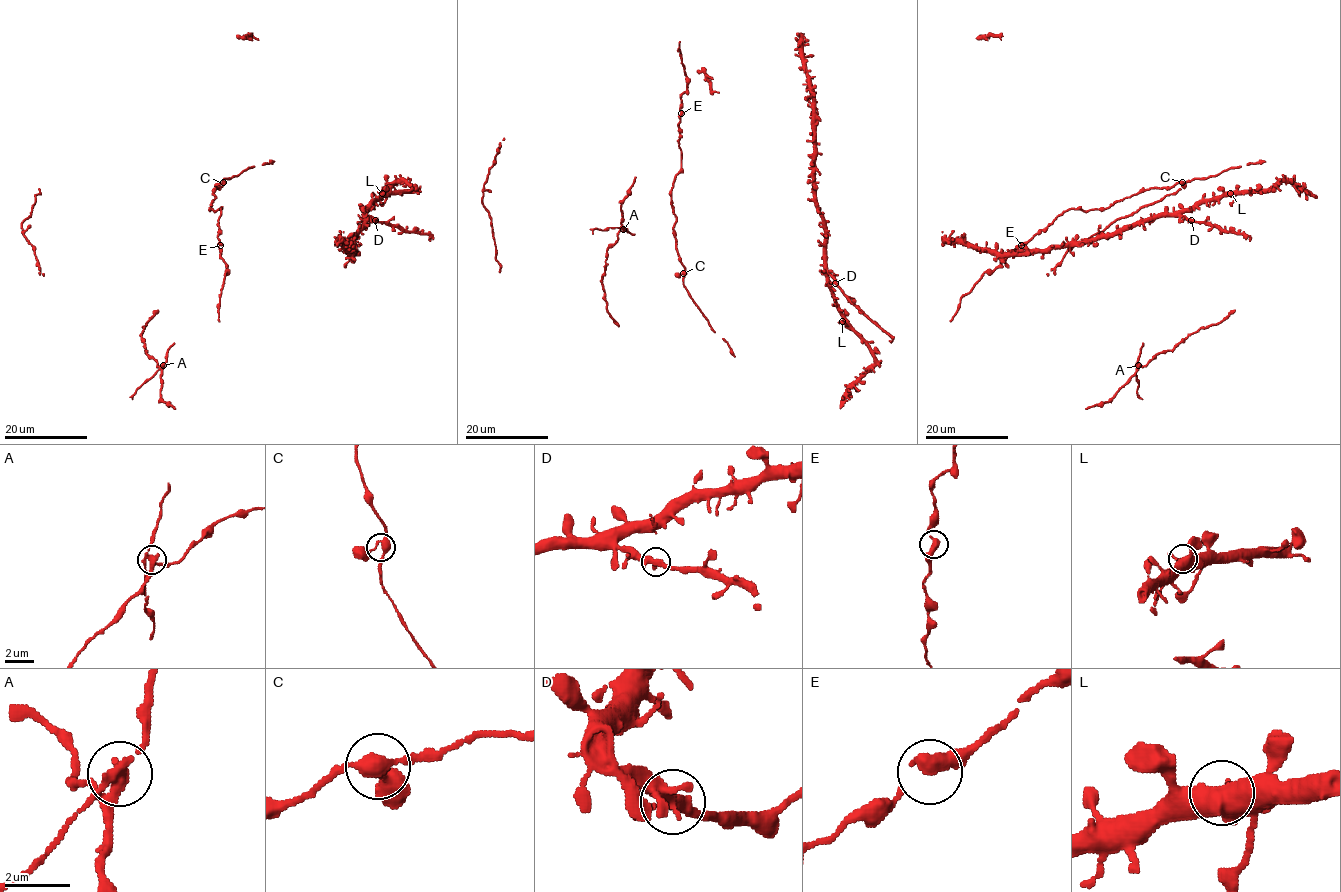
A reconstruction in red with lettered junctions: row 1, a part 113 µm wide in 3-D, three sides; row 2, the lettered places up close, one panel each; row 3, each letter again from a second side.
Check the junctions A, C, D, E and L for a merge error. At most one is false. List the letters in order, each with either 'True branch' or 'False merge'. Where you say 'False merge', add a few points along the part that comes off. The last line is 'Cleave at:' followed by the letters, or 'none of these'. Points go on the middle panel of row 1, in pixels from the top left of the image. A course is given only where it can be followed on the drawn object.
A: False merge. Course of the part to remove: (624, 230), (595, 229), (592, 234)
C: True branch
D: True branch
E: True branch
L: True branch
Cleave at: A

